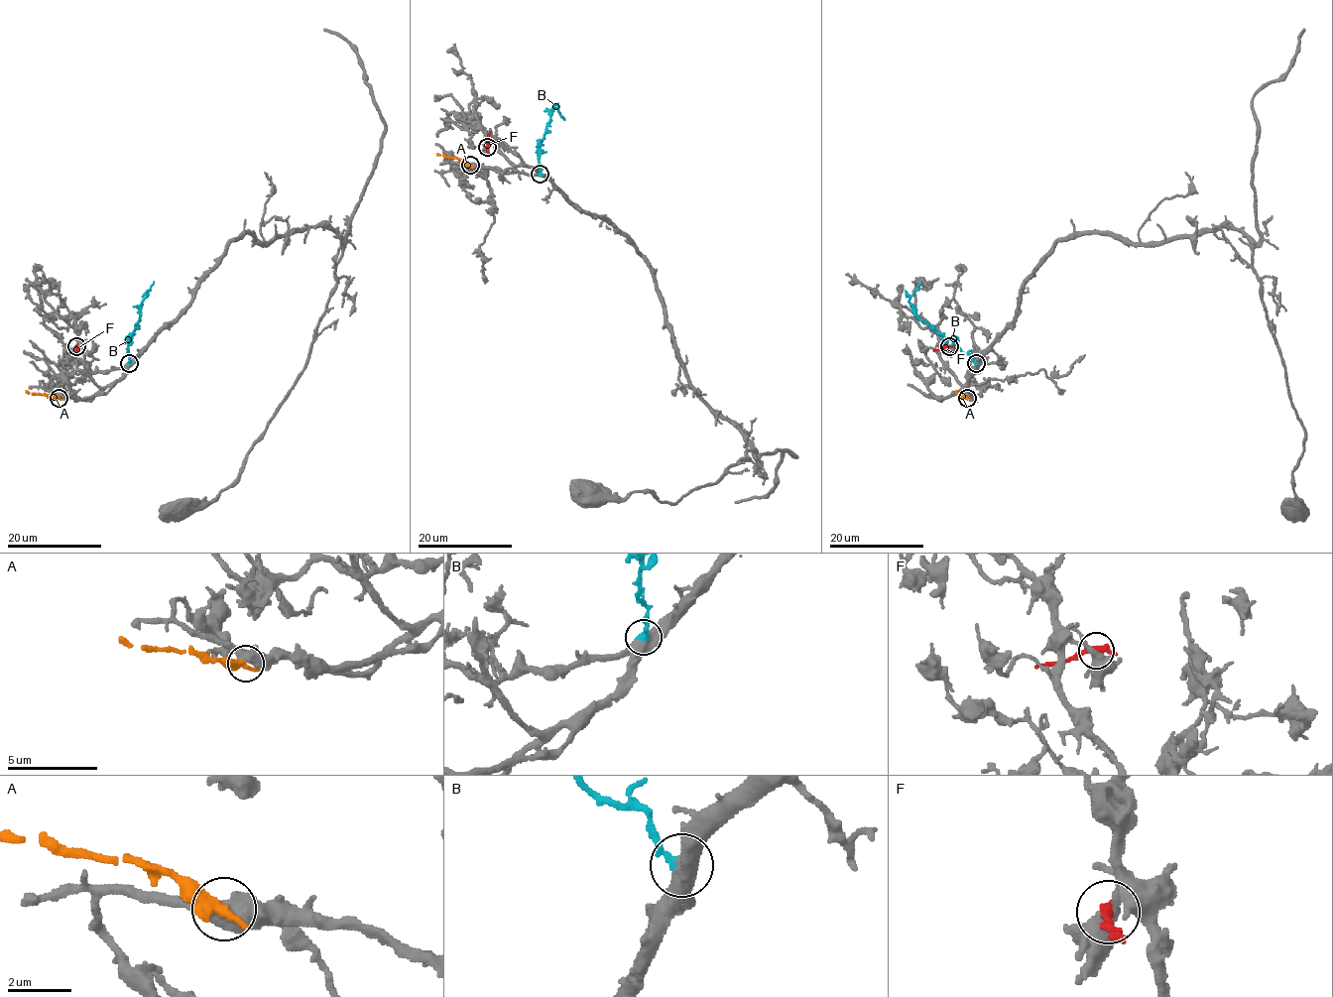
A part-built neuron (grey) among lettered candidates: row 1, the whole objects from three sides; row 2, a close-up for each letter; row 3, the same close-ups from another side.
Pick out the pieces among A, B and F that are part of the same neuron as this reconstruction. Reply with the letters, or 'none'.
B

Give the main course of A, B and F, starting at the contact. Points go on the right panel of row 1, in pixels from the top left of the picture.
A: (967, 398), (955, 391)
B: (976, 362), (952, 340), (937, 334), (915, 315), (908, 299), (920, 281)
F: (949, 346), (933, 350)

